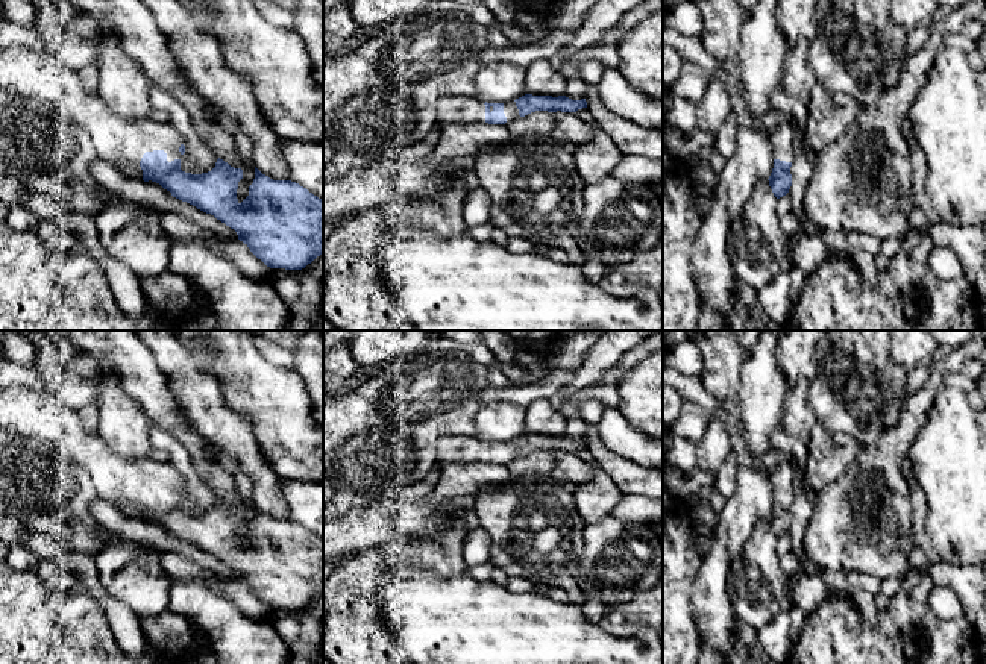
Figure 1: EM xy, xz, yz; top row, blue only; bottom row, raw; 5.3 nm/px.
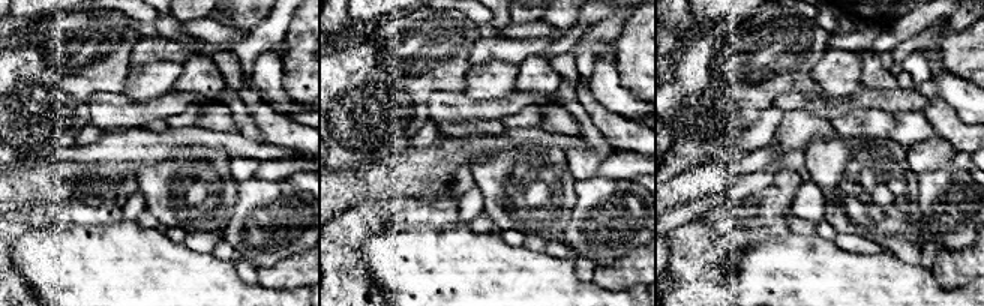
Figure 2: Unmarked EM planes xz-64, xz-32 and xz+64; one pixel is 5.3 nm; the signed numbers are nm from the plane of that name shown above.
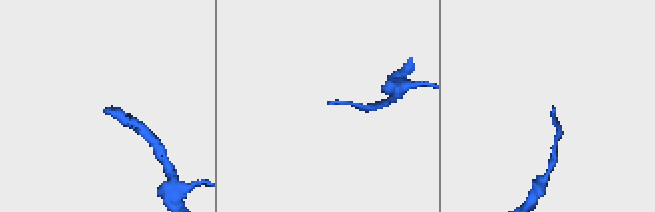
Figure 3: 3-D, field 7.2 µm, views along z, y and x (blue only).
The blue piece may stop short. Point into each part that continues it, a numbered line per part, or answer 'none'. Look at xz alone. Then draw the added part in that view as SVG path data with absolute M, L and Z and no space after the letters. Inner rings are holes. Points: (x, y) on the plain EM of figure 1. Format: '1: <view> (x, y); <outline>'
1: xz (449, 449); M443 437L435 447L435 461L447 462L485 462L485 444L476 437Z

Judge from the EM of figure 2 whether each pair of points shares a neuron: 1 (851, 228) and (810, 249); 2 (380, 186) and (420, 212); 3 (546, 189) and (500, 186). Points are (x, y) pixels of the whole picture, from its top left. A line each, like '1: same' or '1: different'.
1: different
2: different
3: same

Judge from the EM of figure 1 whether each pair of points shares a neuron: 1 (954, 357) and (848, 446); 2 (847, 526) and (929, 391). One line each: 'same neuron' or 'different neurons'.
1: different neurons
2: same neuron

